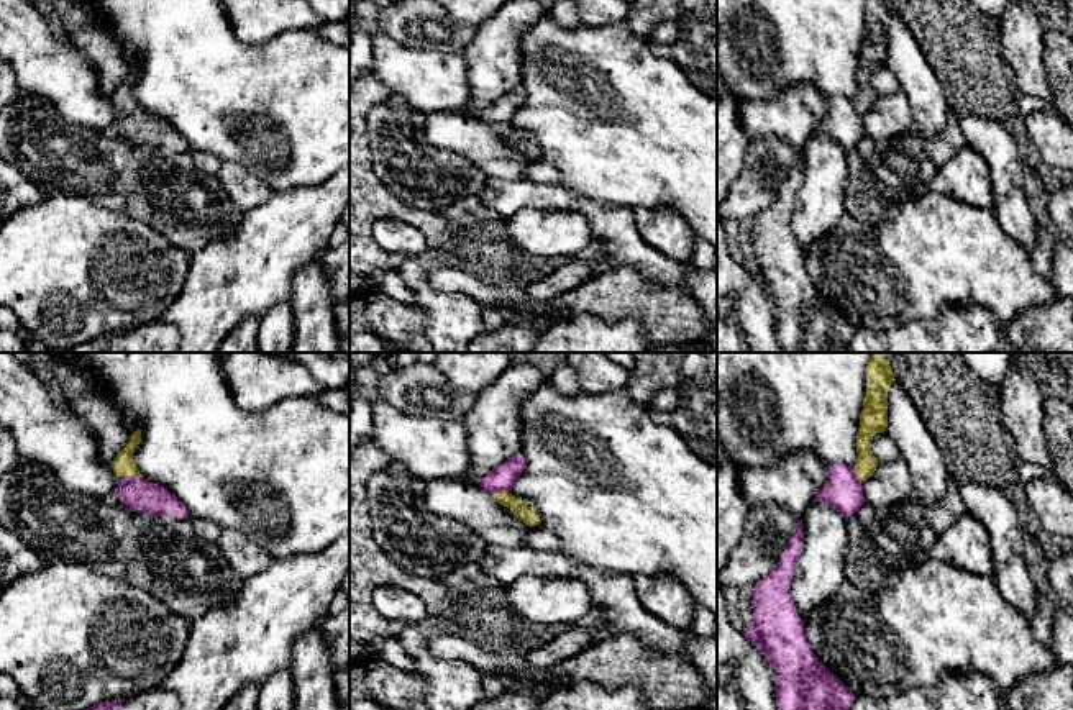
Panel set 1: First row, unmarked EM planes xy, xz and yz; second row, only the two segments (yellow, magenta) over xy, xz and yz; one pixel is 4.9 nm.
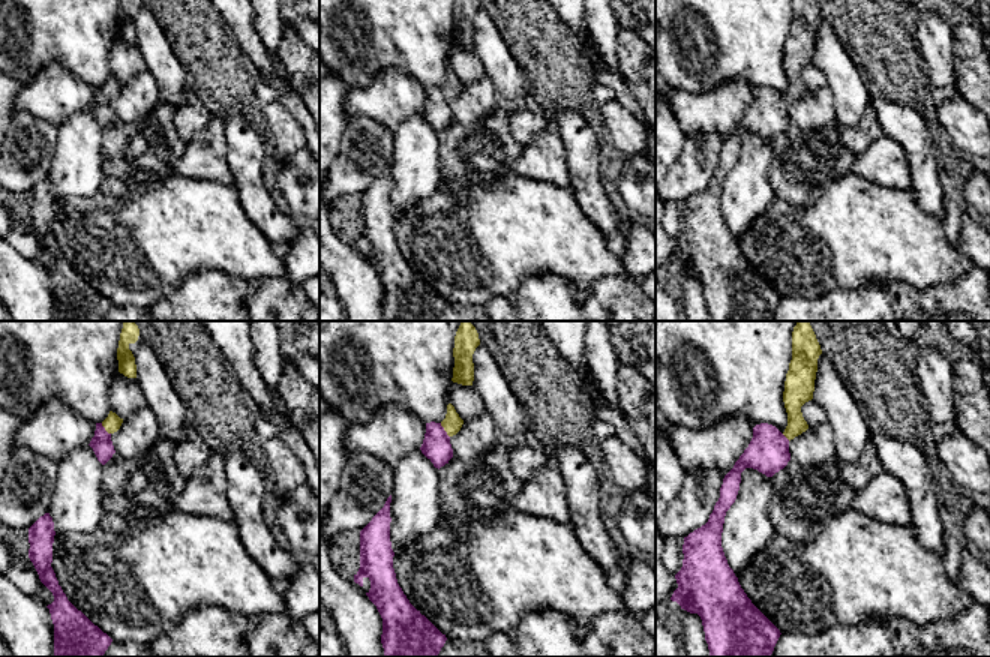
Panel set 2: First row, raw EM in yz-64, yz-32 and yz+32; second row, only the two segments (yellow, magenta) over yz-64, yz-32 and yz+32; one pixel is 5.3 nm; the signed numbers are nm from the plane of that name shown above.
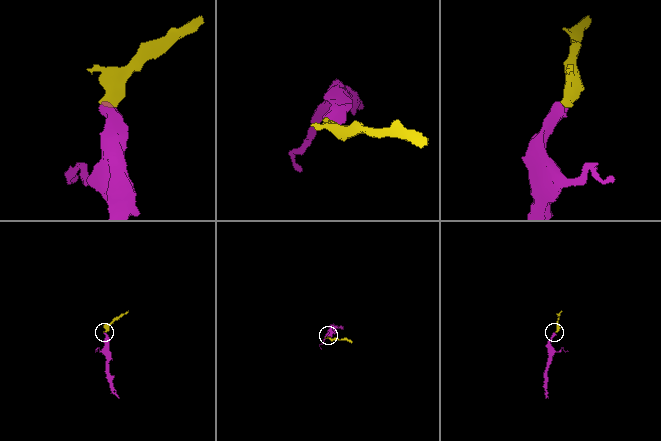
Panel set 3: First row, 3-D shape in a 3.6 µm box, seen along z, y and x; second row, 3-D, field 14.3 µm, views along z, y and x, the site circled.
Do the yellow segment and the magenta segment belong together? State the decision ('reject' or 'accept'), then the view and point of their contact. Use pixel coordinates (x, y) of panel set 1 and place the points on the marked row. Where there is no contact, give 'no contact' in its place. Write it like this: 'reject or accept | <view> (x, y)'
accept | xy (133, 476)

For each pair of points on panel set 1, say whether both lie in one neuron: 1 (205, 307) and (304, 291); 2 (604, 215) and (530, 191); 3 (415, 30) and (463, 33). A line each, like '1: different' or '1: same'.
1: different
2: same
3: same

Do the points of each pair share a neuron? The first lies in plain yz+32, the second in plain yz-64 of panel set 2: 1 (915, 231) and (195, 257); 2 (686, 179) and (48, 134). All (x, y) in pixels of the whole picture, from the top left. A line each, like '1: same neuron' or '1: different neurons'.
1: same neuron
2: same neuron

